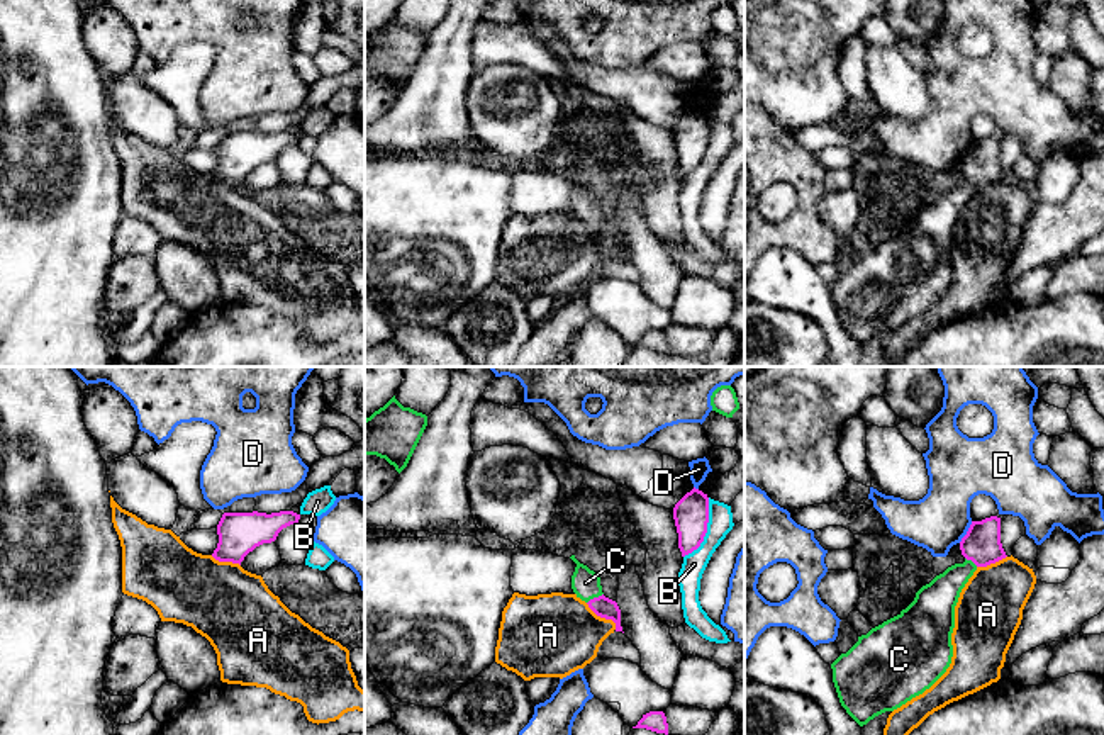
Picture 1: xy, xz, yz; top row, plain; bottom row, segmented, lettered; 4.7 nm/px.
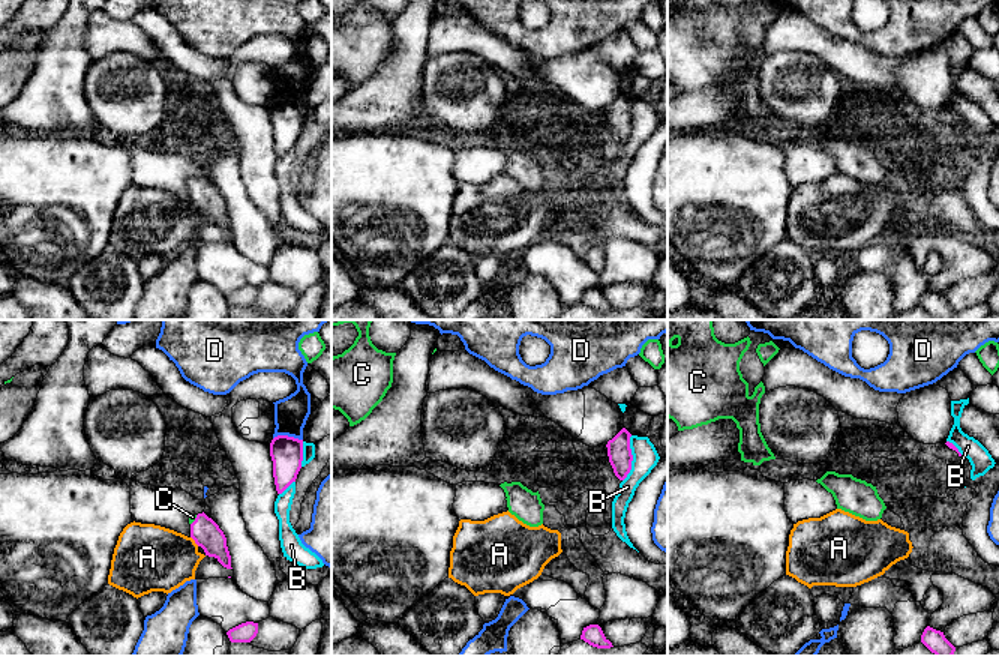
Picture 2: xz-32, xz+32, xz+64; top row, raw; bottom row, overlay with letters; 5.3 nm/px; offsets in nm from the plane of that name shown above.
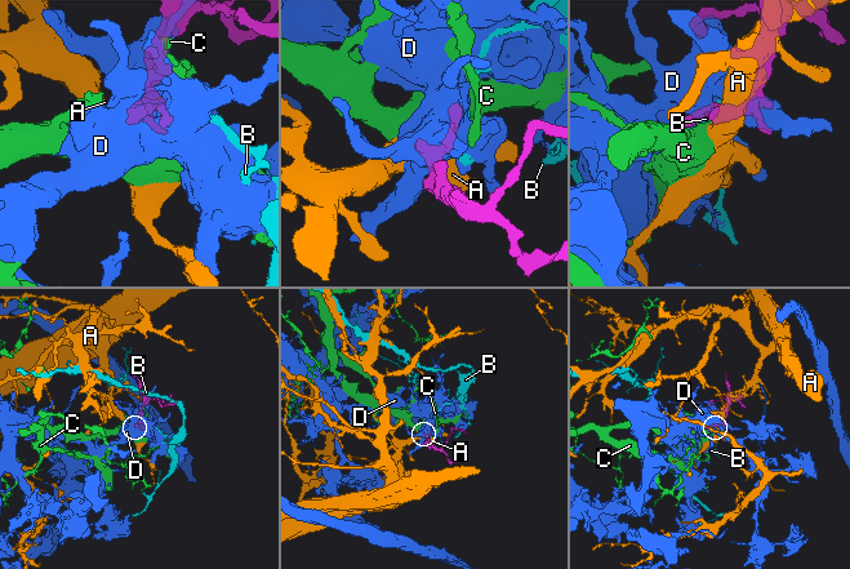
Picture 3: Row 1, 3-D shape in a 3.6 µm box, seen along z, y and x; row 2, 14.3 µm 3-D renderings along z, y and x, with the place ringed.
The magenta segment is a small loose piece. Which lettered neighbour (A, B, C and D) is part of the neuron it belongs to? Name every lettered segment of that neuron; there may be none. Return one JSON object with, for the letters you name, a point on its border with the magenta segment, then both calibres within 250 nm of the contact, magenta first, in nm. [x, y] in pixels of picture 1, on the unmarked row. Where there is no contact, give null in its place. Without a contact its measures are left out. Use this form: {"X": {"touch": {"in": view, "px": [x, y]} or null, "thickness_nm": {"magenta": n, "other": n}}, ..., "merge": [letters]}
{"C": {"touch": {"in": "xz", "px": [594, 218]}, "thickness_nm": {"magenta": 100, "other": 140}}, "merge": ["C"]}

